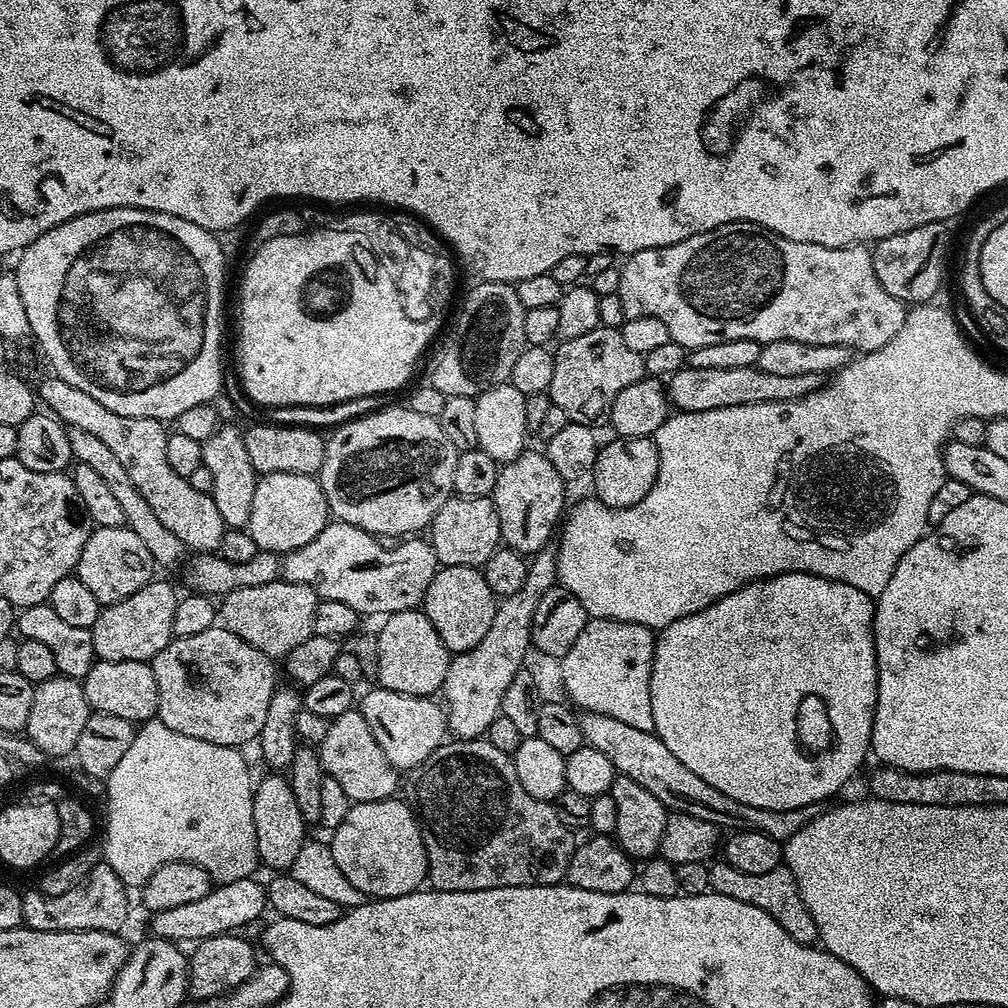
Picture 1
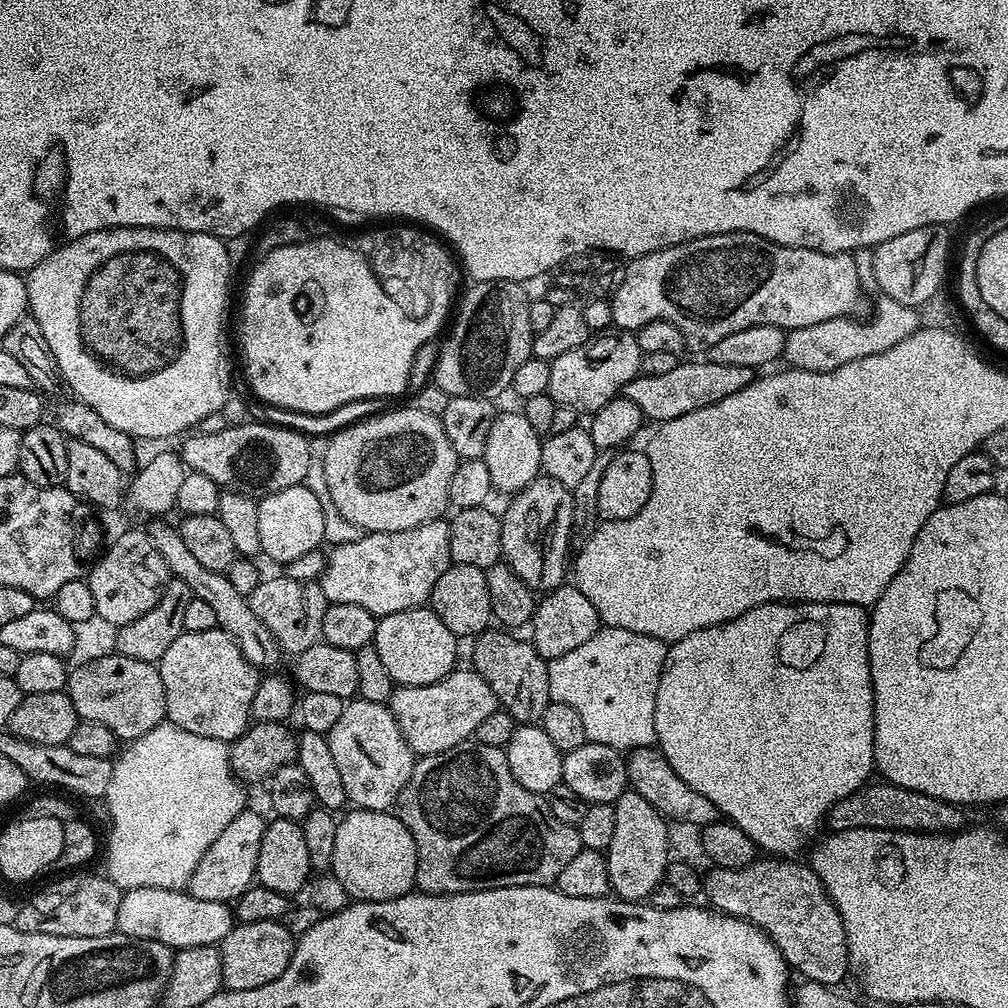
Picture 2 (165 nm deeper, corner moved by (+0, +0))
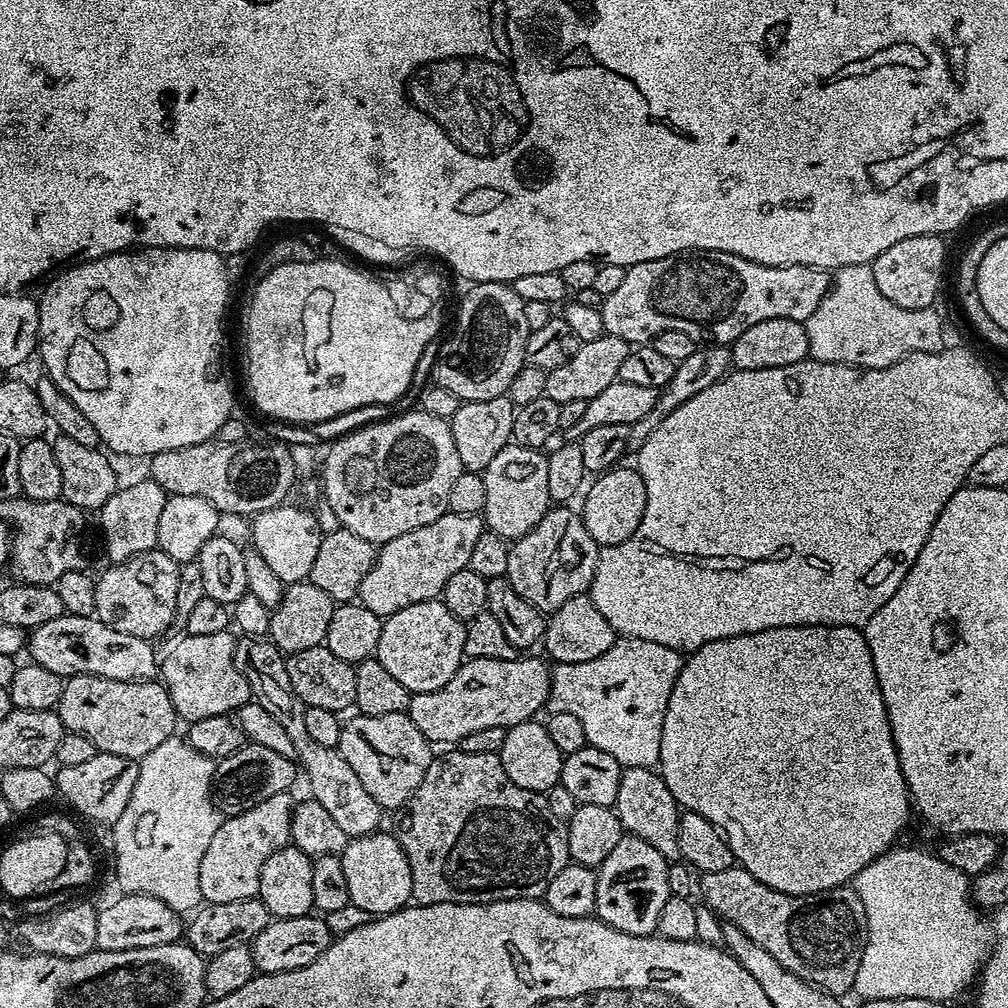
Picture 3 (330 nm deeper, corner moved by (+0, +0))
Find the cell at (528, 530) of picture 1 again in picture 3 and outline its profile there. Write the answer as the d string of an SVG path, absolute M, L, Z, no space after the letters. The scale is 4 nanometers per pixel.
M552 506L548 513L538 522L538 526L531 528L521 540L511 541L508 550L508 561L506 562L506 576L510 586L530 602L539 612L551 614L562 606L562 602L570 602L570 598L583 596L592 587L594 570L598 566L601 545L586 530L584 517L579 511L576 512L572 506Z

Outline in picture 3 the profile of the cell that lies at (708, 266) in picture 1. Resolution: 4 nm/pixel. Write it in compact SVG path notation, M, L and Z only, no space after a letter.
M685 252L678 256L658 258L654 262L638 262L625 268L618 290L604 297L600 313L605 333L622 338L629 346L647 345L666 330L682 330L682 334L690 334L690 338L705 345L731 346L742 330L750 330L750 326L766 322L766 318L790 318L806 322L810 314L818 310L818 302L822 302L829 287L829 273L822 268L762 266L725 252Z

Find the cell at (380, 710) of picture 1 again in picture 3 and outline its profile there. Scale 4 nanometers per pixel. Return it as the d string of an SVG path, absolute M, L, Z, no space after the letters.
M524 654L515 660L477 656L465 659L446 686L415 693L409 699L408 717L414 726L418 726L418 730L422 730L424 737L436 746L459 745L466 734L474 734L474 730L486 730L486 726L507 730L531 720L539 708L547 705L548 692L552 688L549 665L532 655L536 654Z

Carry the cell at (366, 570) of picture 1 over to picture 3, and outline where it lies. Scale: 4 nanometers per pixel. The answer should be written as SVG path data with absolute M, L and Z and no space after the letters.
M448 512L442 518L430 522L430 526L410 530L379 545L376 565L370 574L366 574L366 578L362 578L359 603L383 618L414 602L437 599L443 593L447 580L458 574L458 570L468 567L470 553L485 530L483 515L459 516Z

